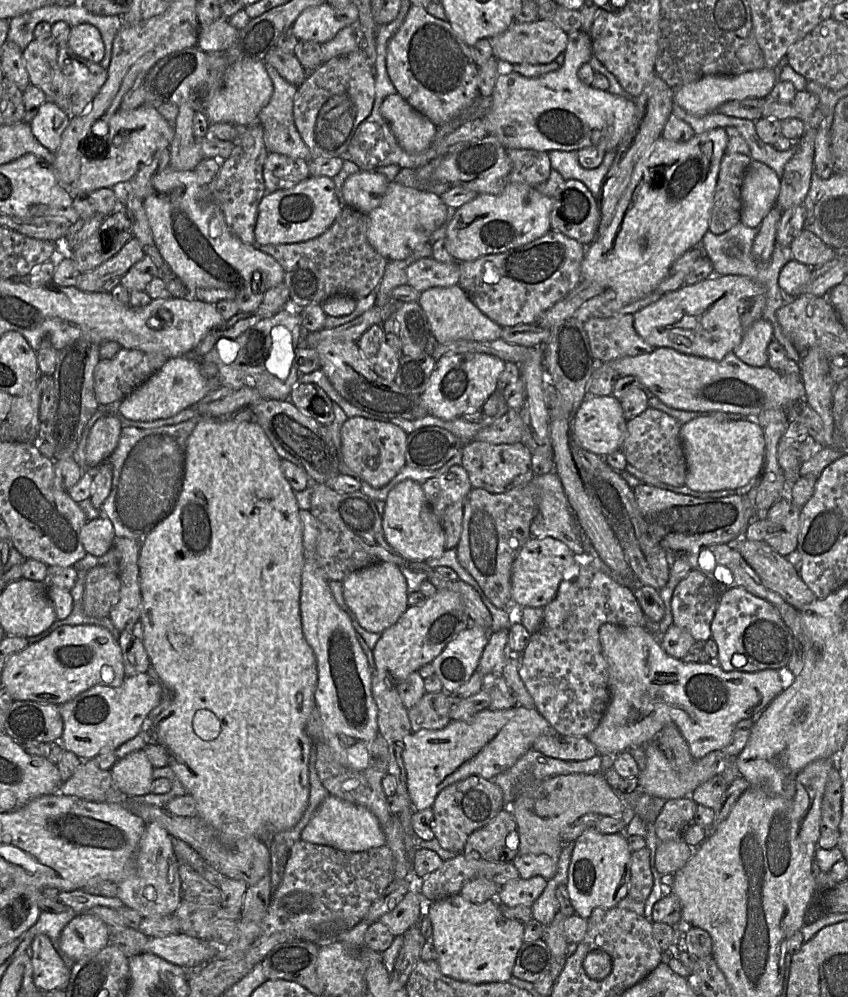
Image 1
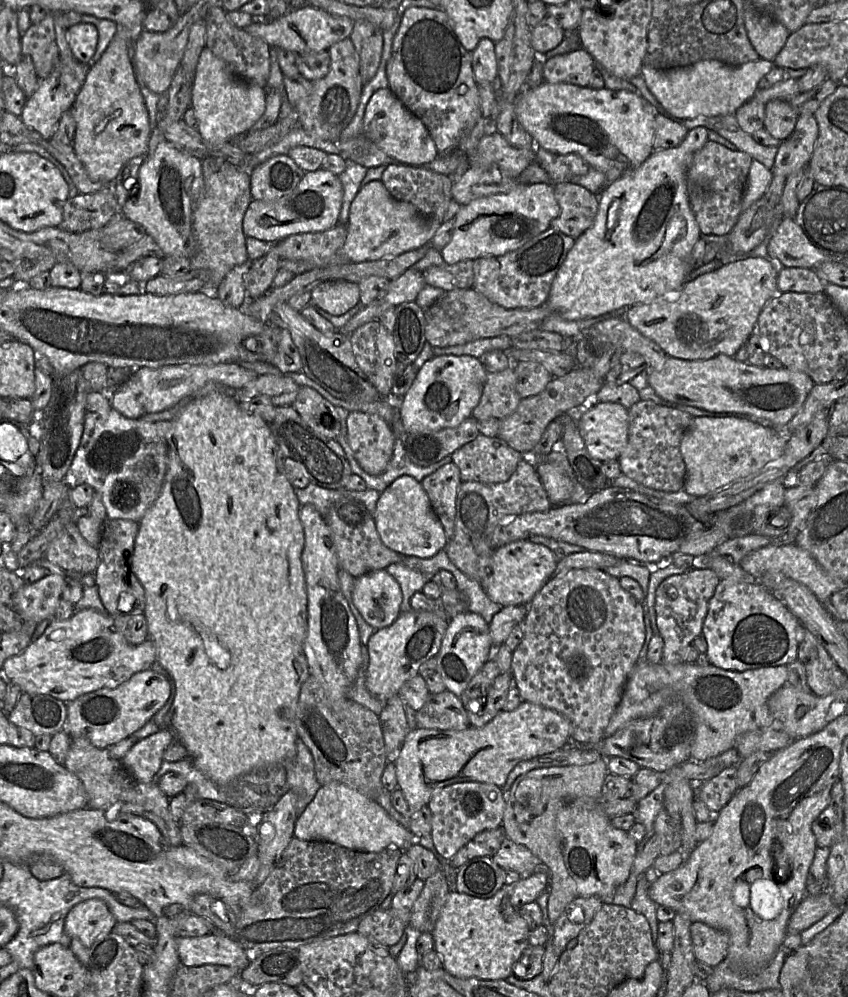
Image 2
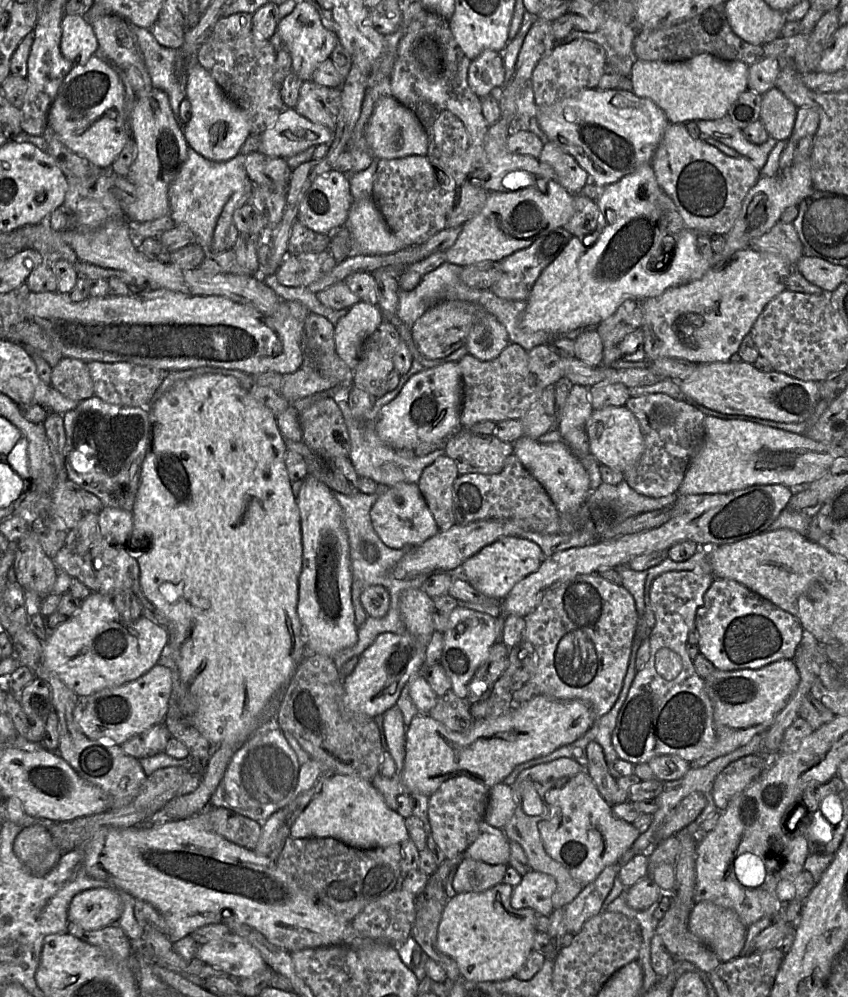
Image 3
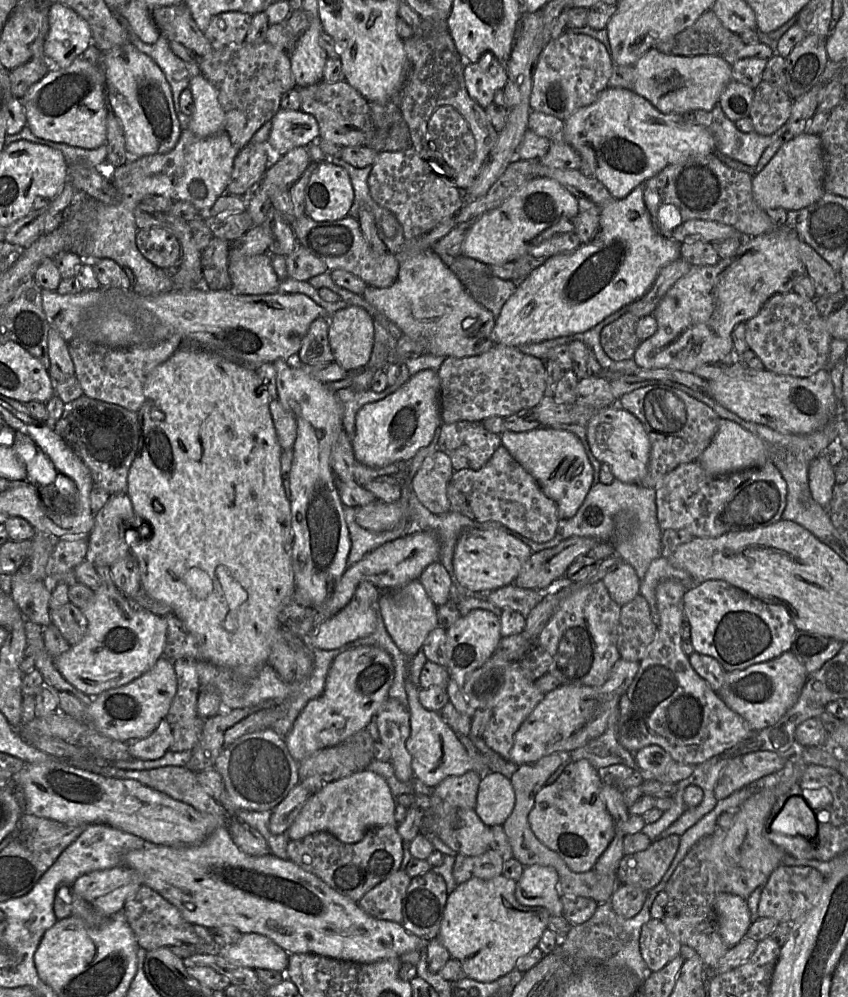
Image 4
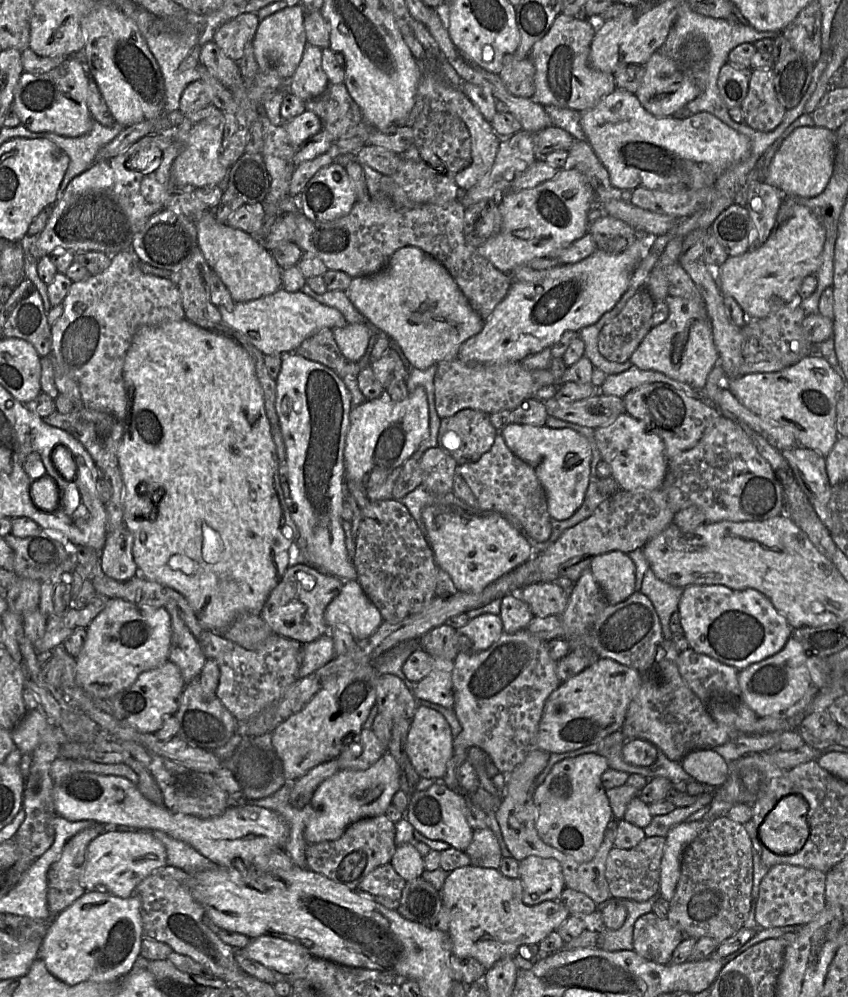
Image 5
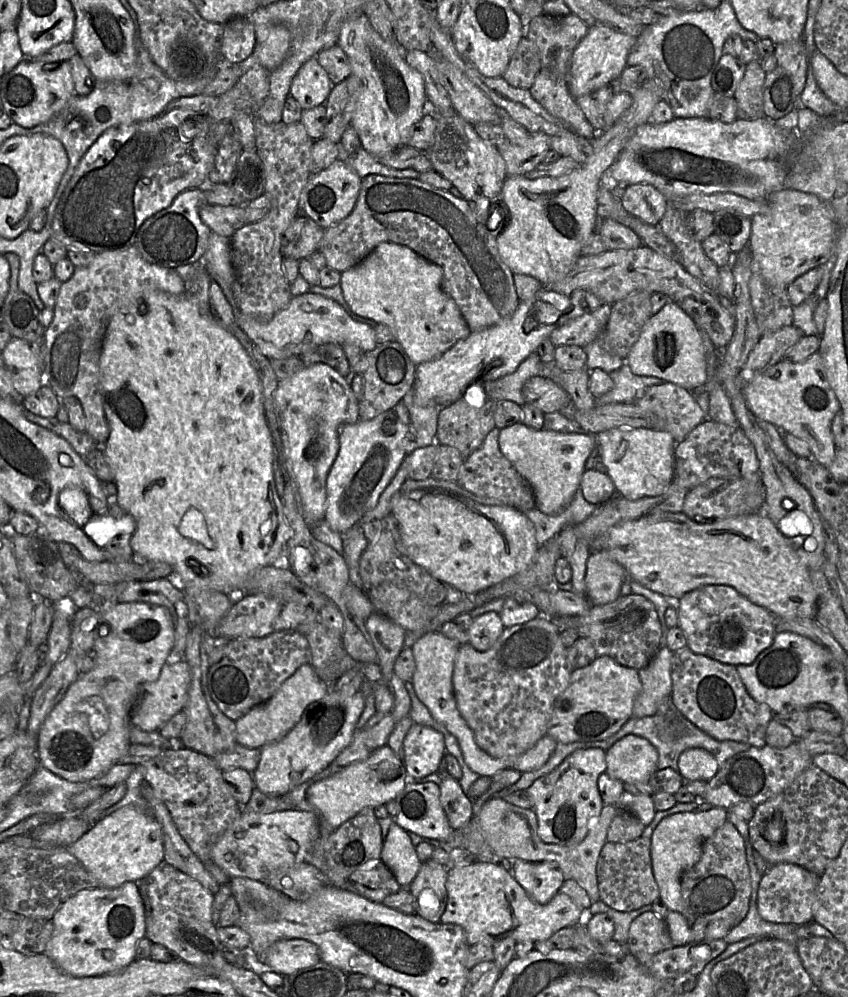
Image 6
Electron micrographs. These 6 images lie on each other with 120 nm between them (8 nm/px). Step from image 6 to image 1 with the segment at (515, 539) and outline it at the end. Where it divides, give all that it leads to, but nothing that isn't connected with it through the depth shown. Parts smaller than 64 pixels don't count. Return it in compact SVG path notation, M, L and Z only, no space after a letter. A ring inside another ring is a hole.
M553 538L529 539L520 550L511 570L512 604L517 609L524 607L544 608L556 596L561 582L573 576L581 560L561 541Z

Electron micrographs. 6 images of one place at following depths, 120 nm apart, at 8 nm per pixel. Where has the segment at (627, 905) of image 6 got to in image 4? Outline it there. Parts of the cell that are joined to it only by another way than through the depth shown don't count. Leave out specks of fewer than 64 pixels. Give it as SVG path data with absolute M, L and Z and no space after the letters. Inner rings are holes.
M669 835L651 842L643 851L624 854L616 872L622 885L633 885L645 891L660 883L670 867L680 844L680 836Z

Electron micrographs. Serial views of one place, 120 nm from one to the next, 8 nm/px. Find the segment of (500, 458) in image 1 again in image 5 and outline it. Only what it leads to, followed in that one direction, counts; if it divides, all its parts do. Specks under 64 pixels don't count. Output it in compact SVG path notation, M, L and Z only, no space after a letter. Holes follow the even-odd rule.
M463 409L441 419L438 446L451 455L458 465L476 462L491 449L497 433L490 414Z

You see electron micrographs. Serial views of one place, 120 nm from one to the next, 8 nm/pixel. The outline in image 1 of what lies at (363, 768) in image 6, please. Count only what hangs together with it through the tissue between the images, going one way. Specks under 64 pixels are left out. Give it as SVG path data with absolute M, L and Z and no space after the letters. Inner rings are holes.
M333 795L326 797L317 807L301 832L305 842L325 845L345 852L362 852L386 845L386 837L377 818L366 808L351 804Z

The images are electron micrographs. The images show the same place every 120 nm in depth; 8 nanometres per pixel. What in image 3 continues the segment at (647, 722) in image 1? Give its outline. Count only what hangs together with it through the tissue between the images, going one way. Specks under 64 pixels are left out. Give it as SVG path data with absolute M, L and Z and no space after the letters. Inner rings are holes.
M783 659L755 670L721 671L716 669L704 681L713 705L716 742L703 757L689 762L690 769L704 766L745 745L753 737L764 732L792 696L799 684L800 674L793 660Z

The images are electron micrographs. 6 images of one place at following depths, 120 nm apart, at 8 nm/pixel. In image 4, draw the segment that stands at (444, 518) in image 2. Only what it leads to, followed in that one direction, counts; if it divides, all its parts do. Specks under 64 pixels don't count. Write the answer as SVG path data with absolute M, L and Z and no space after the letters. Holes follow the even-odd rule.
M438 449L424 459L414 476L413 491L430 512L444 514L451 510L447 487L453 472L451 459Z

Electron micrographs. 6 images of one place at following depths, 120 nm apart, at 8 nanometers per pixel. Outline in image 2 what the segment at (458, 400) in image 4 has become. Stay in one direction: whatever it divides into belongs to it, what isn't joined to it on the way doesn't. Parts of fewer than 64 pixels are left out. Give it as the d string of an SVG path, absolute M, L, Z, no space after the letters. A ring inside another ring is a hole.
M513 365L500 372L489 372L481 399L470 418L477 421L489 418L502 420L512 414L521 402L516 382Z

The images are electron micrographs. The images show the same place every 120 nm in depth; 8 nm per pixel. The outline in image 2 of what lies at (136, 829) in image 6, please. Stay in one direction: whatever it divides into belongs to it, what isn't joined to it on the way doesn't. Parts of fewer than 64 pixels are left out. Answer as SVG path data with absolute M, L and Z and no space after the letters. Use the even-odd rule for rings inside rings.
M93 898L70 909L64 922L64 930L71 939L76 938L89 947L111 933L116 922L106 903Z

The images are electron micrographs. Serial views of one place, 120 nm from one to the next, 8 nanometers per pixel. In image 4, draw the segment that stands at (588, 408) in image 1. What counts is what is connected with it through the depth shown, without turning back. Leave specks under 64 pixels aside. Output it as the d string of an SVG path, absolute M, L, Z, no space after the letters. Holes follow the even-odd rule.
M619 405L597 411L586 425L587 439L595 458L608 464L615 479L639 484L648 472L651 443L641 421Z

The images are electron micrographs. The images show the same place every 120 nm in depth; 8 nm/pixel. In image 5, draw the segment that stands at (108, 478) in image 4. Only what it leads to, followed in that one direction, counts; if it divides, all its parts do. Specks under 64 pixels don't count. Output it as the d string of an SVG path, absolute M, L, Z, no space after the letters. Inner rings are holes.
M83 404L70 413L63 414L56 410L42 419L75 437L88 451L100 472L118 466L118 449L125 431L123 420L108 412L88 409Z

